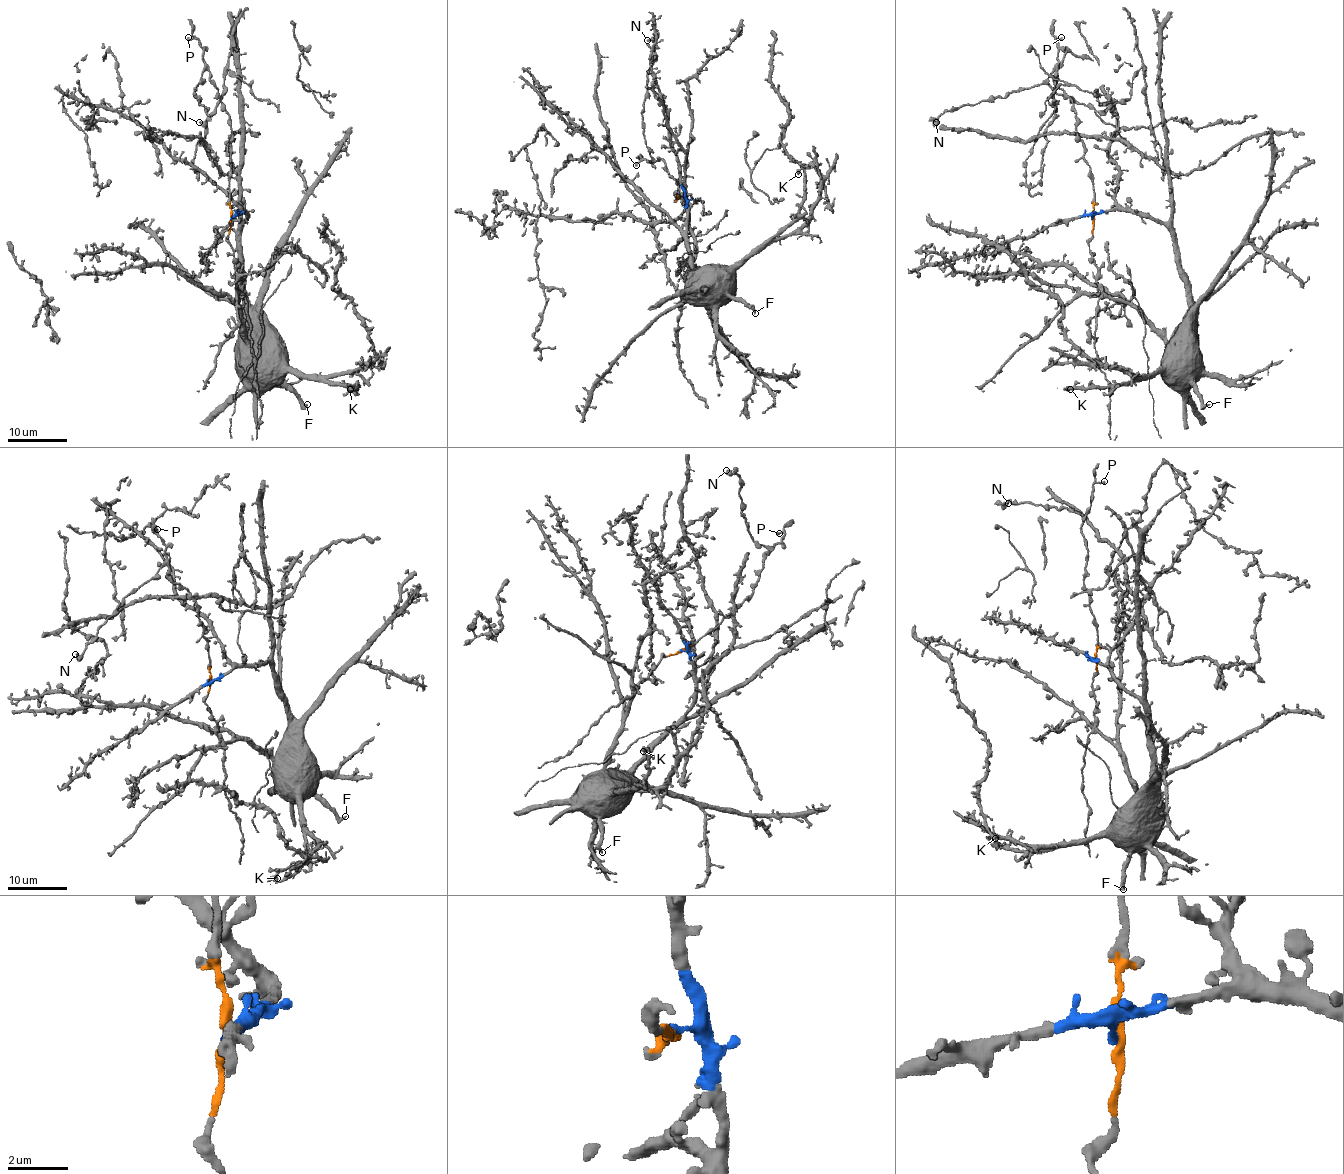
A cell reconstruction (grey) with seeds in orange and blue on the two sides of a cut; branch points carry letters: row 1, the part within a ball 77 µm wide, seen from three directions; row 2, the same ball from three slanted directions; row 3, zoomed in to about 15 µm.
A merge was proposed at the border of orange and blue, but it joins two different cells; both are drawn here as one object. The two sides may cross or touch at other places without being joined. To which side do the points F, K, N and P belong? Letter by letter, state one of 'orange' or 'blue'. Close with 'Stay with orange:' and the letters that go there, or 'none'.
F: blue
K: blue
N: orange
P: orange
Stay with orange: N, P

